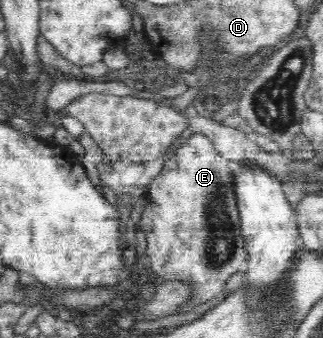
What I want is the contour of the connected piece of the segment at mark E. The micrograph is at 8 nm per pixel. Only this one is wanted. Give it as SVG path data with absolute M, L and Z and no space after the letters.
M194 133L192 138L188 138L186 142L182 142L182 146L178 148L176 156L172 156L170 160L165 162L163 170L160 175L145 188L146 199L148 204L145 206L144 211L141 214L140 224L144 230L144 236L148 242L147 255L151 268L154 274L159 274L162 278L168 280L180 280L180 281L190 281L194 286L194 295L191 296L191 300L188 303L184 303L182 307L179 308L178 312L190 312L192 308L200 306L214 297L220 297L222 292L224 292L224 286L226 286L226 280L236 274L236 272L244 272L248 268L248 251L246 251L244 238L241 232L241 222L239 217L239 212L237 209L237 200L235 197L235 183L236 183L236 172L240 172L241 166L234 164L229 159L224 158L216 149L214 144L204 135L203 133Z

